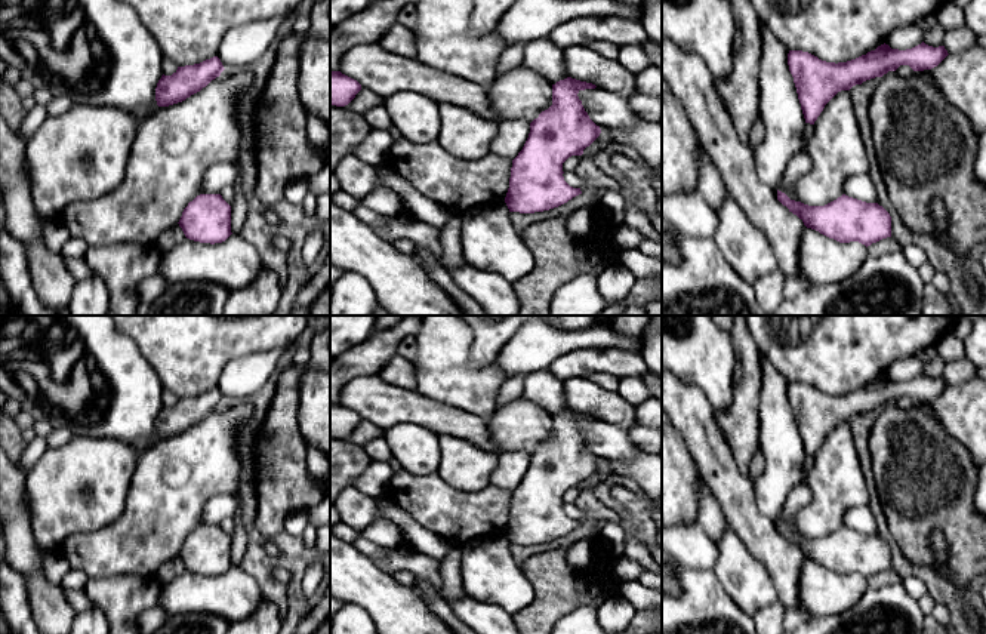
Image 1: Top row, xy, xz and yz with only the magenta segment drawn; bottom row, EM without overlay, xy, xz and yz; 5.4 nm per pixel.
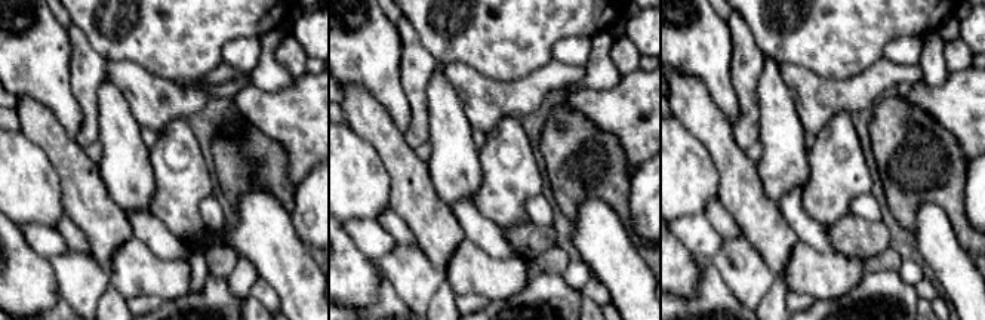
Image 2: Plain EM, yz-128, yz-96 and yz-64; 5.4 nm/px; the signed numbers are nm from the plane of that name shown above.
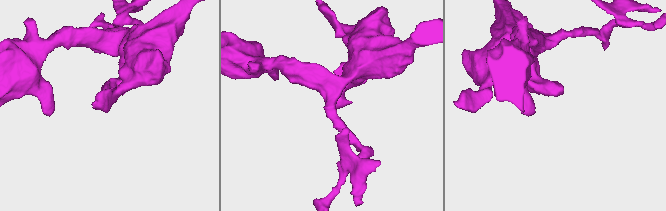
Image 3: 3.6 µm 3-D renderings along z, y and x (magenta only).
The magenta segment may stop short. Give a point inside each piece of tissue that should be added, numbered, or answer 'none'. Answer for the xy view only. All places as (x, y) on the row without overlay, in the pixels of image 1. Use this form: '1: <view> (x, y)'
none

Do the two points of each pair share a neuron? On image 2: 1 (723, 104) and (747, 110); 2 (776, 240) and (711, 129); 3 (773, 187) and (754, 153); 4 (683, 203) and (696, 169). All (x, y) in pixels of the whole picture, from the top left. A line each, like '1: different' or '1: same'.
1: different
2: same
3: different
4: same

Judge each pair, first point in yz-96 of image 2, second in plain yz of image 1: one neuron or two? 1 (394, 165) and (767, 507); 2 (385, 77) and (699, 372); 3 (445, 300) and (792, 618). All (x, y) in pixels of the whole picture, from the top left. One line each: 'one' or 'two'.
1: two
2: one
3: two

